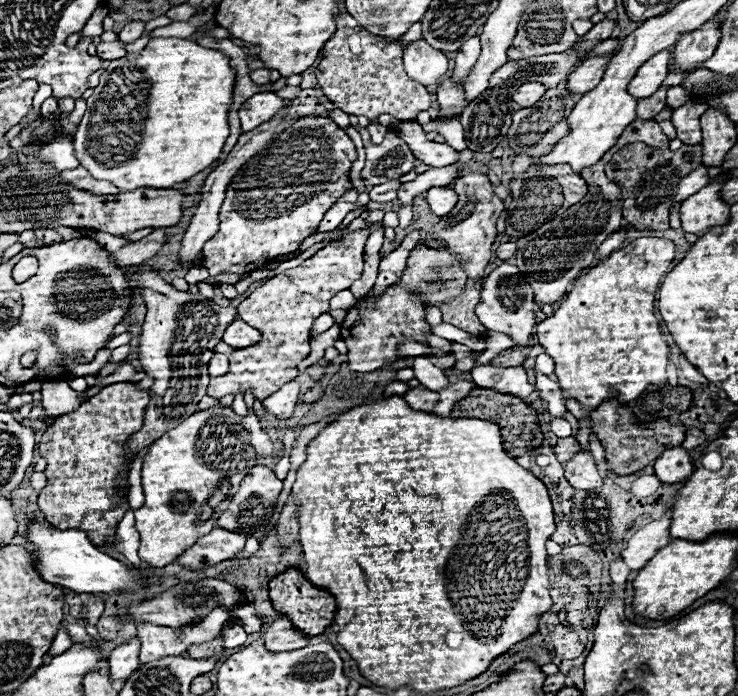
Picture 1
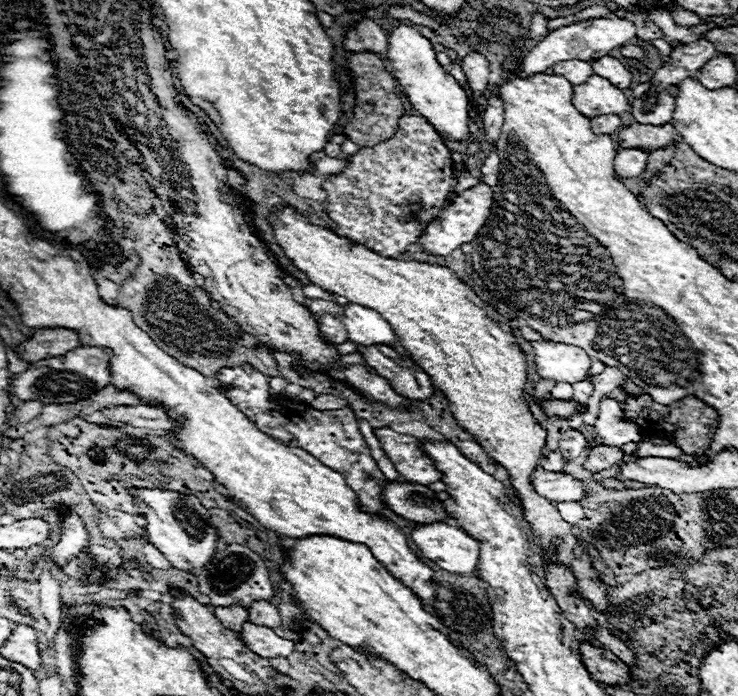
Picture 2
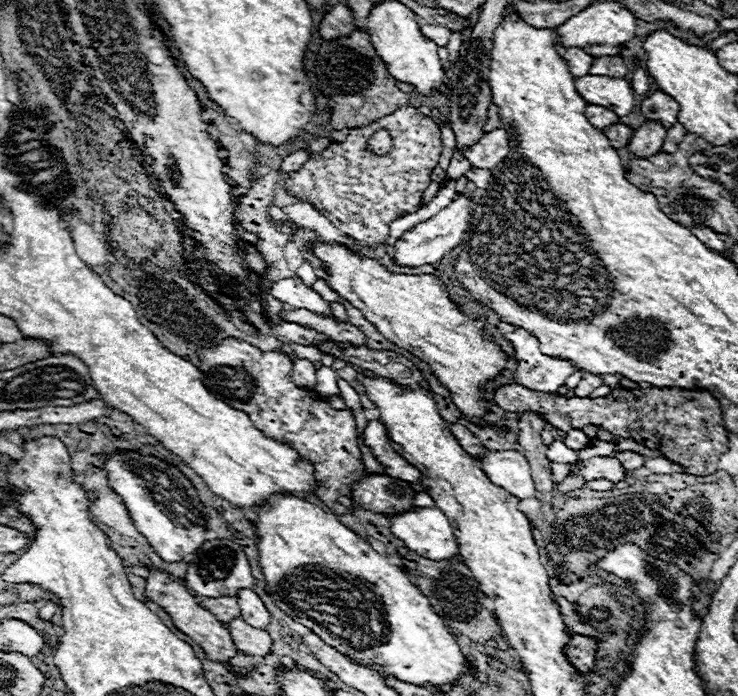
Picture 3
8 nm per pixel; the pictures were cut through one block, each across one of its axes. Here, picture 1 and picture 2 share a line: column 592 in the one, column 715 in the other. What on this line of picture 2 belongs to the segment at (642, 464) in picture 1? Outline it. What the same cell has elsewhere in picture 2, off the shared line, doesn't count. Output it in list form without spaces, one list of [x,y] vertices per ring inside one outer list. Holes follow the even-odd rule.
[[[642,394],[642,396],[628,396],[620,406],[624,410],[624,418],[630,422],[636,422],[644,436],[652,436],[652,438],[672,436],[674,444],[678,444],[682,452],[688,456],[702,456],[708,450],[712,436],[718,428],[718,420],[720,420],[718,412],[712,406],[698,400],[696,396],[686,396],[680,402],[664,406],[664,404],[654,402],[652,396]]]

